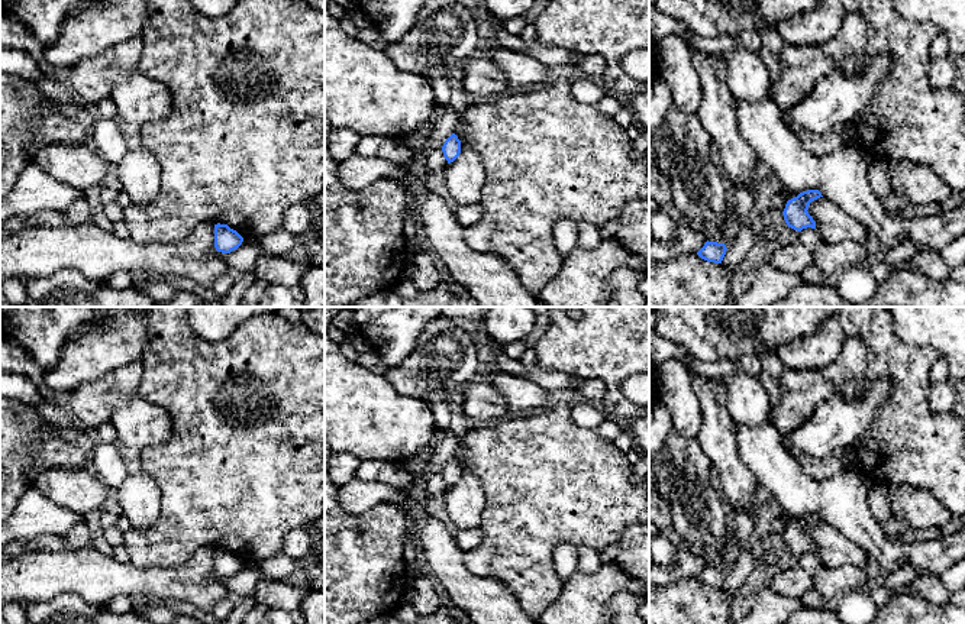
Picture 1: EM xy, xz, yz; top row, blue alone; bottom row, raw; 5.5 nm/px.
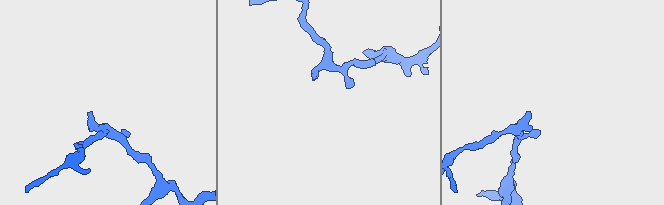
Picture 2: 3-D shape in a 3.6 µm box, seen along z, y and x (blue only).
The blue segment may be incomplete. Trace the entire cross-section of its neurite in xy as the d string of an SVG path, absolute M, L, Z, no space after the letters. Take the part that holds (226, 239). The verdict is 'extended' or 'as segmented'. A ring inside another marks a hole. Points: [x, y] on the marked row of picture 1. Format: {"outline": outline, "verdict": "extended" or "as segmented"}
{"outline": "M214 224L214 248L217 252L230 253L238 249L243 242L243 237L227 224Z", "verdict": "as segmented"}

